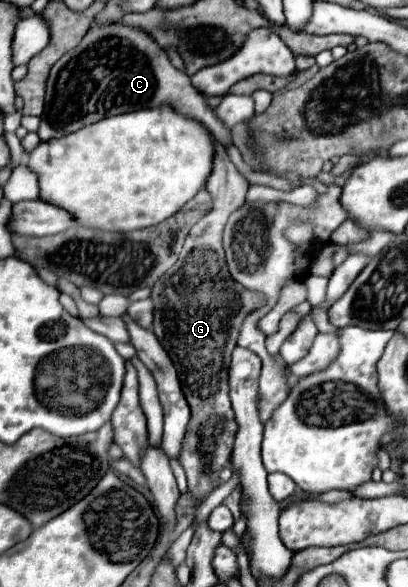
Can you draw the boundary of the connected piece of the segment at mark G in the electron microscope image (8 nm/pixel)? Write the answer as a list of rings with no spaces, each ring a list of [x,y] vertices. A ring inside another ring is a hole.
[[[216,143],[216,149],[214,171],[206,183],[208,193],[212,195],[212,209],[190,229],[178,263],[158,279],[150,297],[154,303],[152,329],[176,365],[184,397],[192,411],[188,435],[184,437],[184,451],[180,451],[178,463],[186,471],[188,489],[196,499],[196,505],[220,485],[218,473],[222,467],[230,465],[236,419],[228,397],[228,363],[244,317],[264,303],[262,295],[236,283],[226,267],[222,231],[230,213],[244,205],[248,181],[238,173],[220,143]]]

